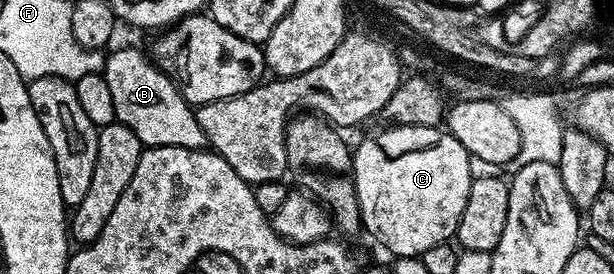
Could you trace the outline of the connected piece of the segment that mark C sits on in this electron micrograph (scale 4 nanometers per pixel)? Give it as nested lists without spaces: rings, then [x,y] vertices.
[[[395,126],[362,140],[353,150],[353,183],[361,209],[364,233],[382,242],[397,258],[416,258],[435,244],[449,242],[456,235],[463,204],[475,171],[469,167],[471,155],[448,129],[436,126]]]

